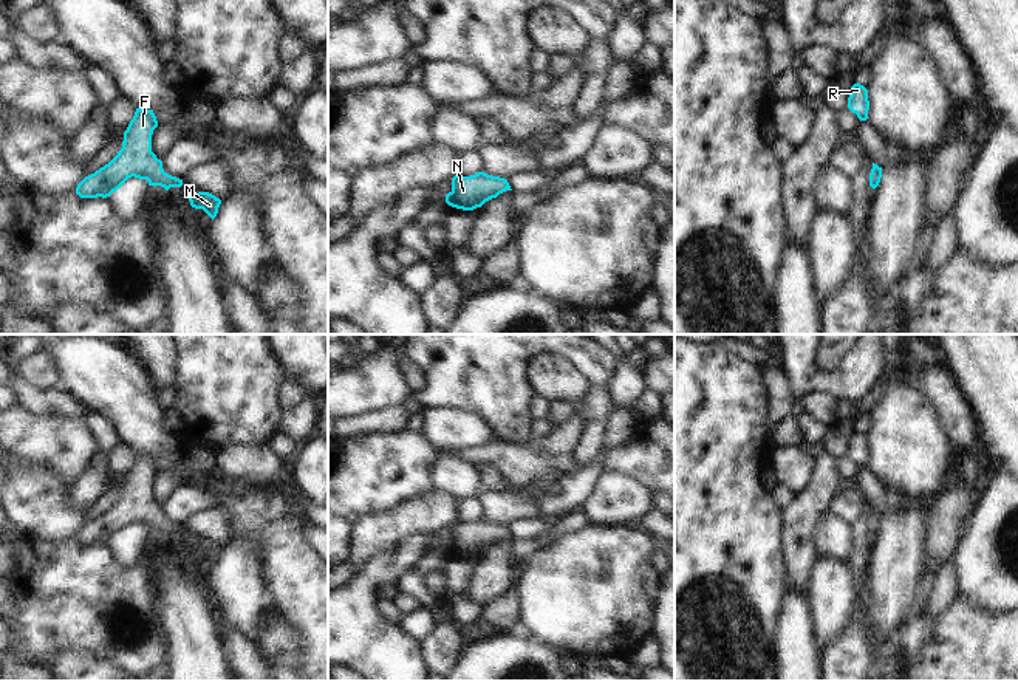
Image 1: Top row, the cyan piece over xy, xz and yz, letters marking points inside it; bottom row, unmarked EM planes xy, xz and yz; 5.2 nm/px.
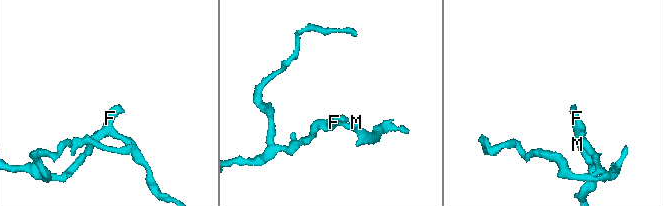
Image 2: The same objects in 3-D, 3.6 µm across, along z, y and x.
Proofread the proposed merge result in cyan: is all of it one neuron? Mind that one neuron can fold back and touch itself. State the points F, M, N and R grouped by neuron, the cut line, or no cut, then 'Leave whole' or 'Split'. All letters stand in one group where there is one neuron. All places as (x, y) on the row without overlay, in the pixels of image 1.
Groups: F M N R. No split. Leave whole

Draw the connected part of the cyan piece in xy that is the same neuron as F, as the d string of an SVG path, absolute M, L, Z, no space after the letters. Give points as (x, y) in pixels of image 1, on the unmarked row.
M136 455L124 478L122 495L108 511L85 523L77 531L76 540L80 545L107 545L132 523L166 537L181 534L183 526L166 520L162 508L152 498L152 481L156 474L153 457Z

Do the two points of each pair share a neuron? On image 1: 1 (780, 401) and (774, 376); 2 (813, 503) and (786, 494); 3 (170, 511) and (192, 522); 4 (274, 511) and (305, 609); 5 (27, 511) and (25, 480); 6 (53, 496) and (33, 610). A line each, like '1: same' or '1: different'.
1: same
2: different
3: different
4: same
5: same
6: different

